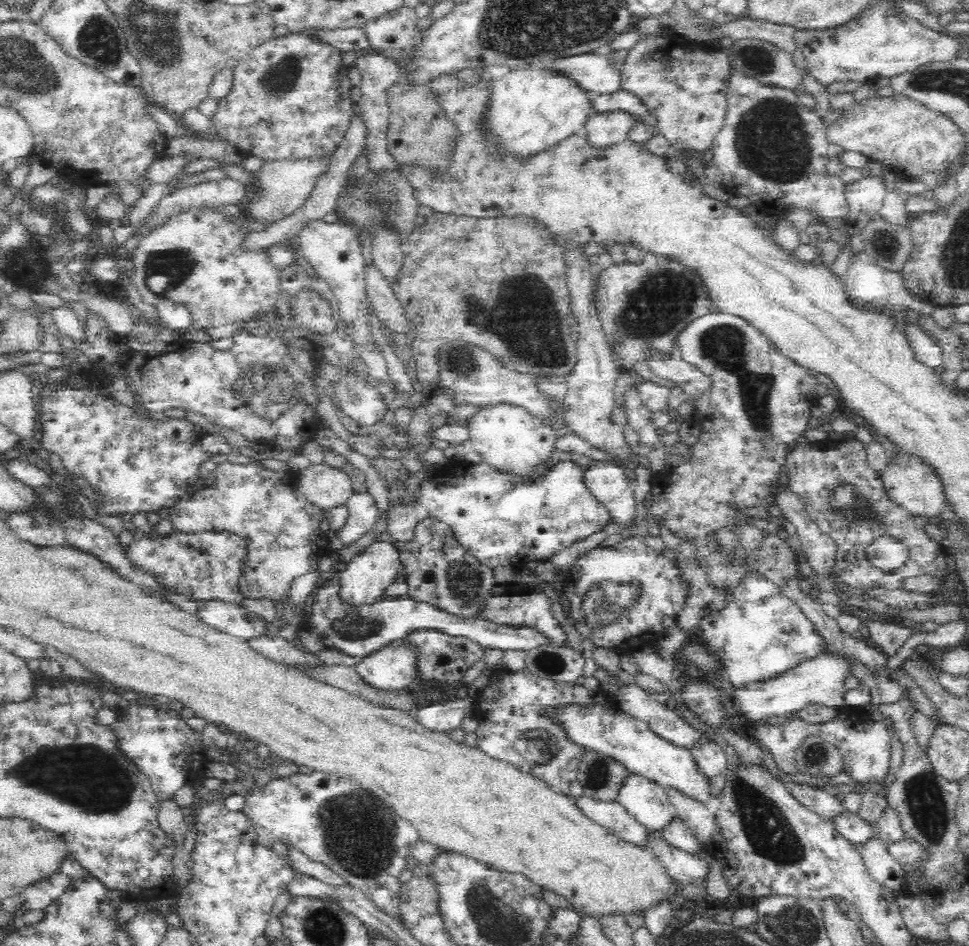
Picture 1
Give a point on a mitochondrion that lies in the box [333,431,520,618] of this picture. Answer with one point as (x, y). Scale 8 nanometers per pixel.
(464, 582)

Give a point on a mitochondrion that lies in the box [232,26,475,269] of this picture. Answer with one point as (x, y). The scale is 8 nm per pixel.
(381, 199)

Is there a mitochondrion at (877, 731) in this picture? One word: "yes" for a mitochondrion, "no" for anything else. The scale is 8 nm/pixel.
no

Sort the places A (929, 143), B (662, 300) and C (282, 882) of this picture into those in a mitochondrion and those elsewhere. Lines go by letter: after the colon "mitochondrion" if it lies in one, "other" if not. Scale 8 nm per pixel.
A: other
B: mitochondrion
C: other

